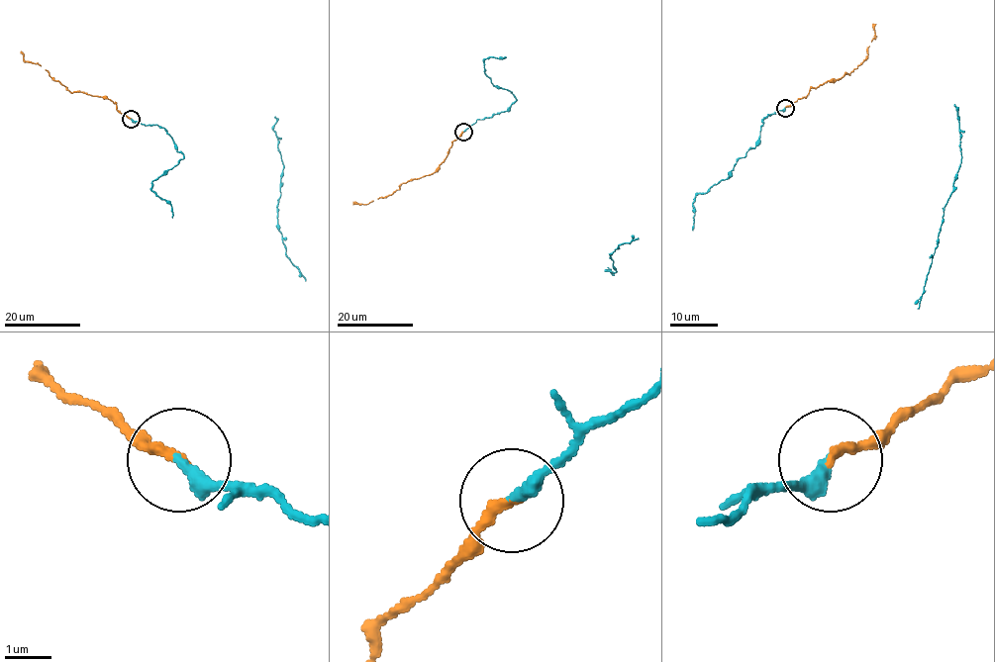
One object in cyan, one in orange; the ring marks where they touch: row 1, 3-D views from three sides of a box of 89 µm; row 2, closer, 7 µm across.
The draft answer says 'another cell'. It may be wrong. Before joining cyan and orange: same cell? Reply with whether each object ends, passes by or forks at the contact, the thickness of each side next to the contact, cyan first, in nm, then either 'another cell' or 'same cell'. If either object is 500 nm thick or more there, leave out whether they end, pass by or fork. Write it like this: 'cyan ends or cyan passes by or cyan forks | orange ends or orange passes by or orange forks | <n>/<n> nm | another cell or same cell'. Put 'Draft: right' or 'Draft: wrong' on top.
Draft: wrong
cyan ends | orange ends | 320/240 nm | same cell

